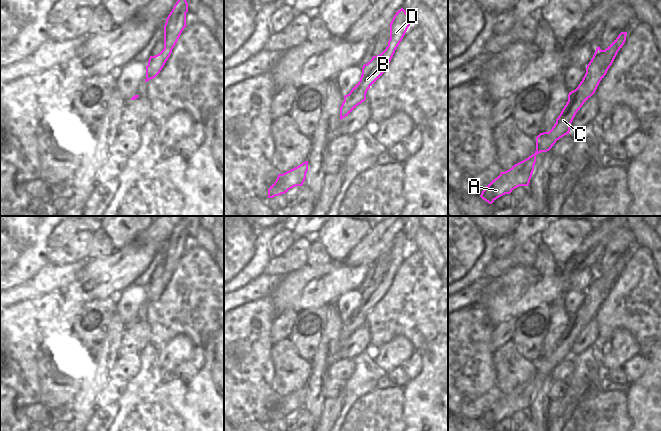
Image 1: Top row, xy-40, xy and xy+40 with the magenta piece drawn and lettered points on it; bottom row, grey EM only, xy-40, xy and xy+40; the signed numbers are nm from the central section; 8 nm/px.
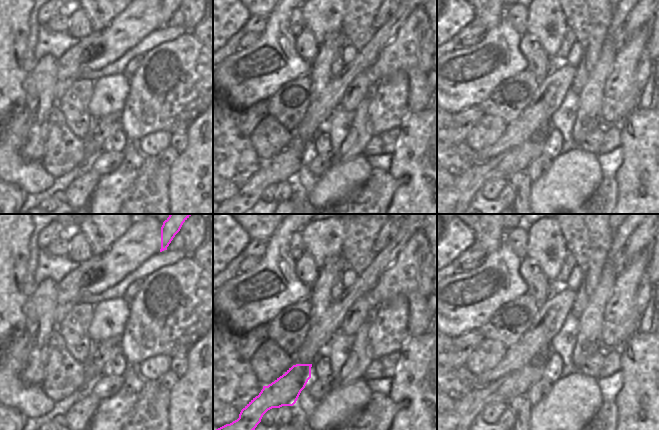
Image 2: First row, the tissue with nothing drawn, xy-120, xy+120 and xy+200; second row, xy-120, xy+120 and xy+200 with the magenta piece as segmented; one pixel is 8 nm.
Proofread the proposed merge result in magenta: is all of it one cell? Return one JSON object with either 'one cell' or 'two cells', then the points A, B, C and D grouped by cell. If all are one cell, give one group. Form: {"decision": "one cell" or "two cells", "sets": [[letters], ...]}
{"decision": "one cell", "sets": [["A", "B", "C", "D"]]}

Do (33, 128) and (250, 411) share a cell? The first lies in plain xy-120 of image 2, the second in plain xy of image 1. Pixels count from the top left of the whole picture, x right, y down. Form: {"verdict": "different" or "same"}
{"verdict": "same"}

